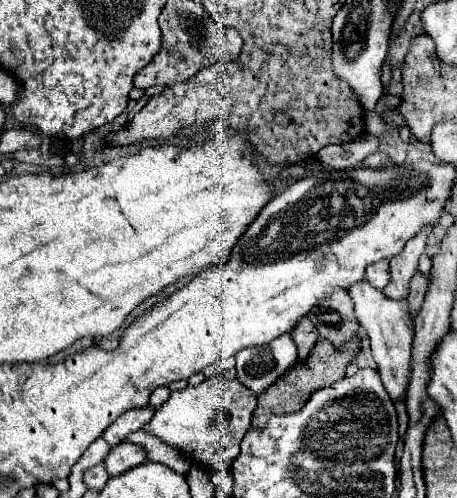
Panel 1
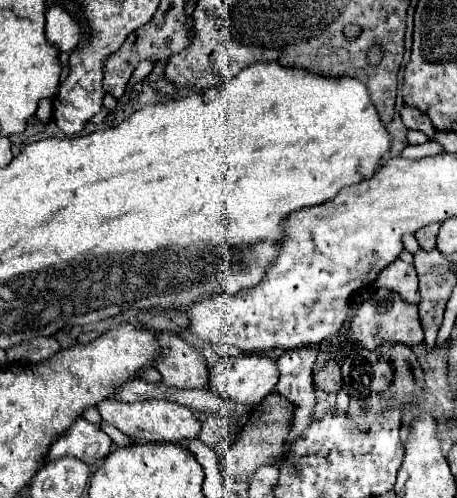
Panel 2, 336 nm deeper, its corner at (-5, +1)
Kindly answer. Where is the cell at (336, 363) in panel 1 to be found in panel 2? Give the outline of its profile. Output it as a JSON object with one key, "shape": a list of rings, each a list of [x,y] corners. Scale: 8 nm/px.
{"shape":[[[272,392],[262,408],[256,408],[250,416],[250,420],[246,422],[246,430],[242,430],[242,436],[238,438],[238,442],[232,444],[232,448],[226,452],[224,456],[224,472],[228,476],[232,476],[234,480],[246,482],[252,476],[252,470],[262,466],[262,464],[272,464],[276,460],[276,456],[280,456],[284,452],[284,442],[290,434],[292,428],[292,416],[296,414],[296,404],[292,404],[288,398],[284,398],[278,392]]]}

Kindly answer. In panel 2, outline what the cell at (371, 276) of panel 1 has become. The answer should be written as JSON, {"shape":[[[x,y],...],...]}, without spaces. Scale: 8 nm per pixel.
{"shape":[[[396,260],[394,264],[386,266],[378,274],[374,286],[376,288],[390,288],[390,290],[402,292],[404,300],[414,302],[414,304],[418,304],[418,300],[420,300],[416,270],[414,270],[414,266],[410,266],[410,264],[402,262],[402,260]]]}

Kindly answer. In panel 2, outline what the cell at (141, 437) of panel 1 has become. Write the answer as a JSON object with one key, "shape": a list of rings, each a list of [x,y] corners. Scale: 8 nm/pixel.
{"shape":[[[106,422],[102,424],[102,430],[104,430],[108,436],[112,436],[112,440],[114,440],[116,446],[132,446],[132,444],[134,444],[134,438],[126,436],[124,432],[120,432],[118,428],[114,428],[114,426],[106,424]]]}

